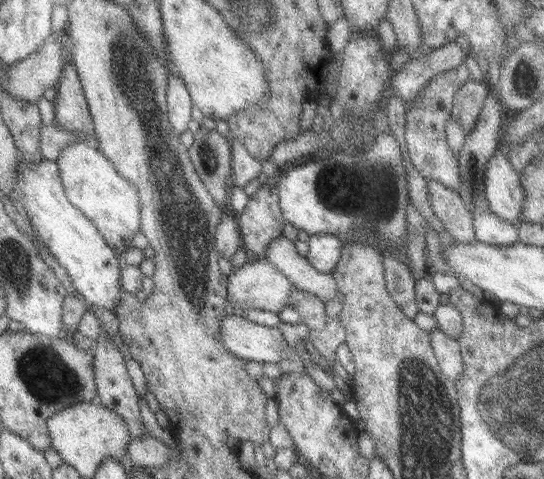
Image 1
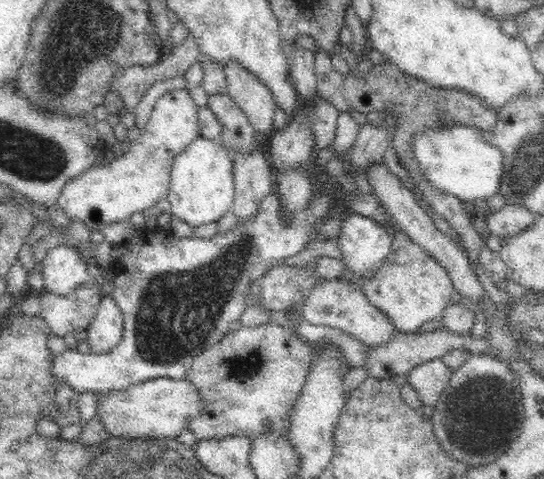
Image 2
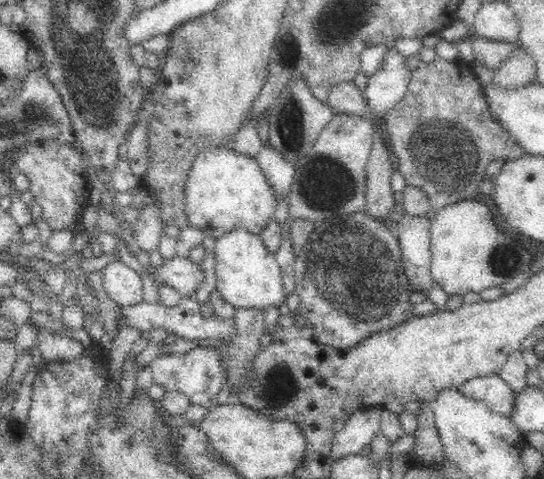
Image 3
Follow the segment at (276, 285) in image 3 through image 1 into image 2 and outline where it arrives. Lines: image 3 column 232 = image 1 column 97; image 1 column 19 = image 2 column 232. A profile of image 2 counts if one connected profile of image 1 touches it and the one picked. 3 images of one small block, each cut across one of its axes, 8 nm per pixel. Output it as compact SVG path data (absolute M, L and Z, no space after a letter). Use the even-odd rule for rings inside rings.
M198 138L172 164L172 186L168 194L172 214L194 230L206 224L218 224L226 214L232 214L234 188L234 162L230 152L220 142Z

